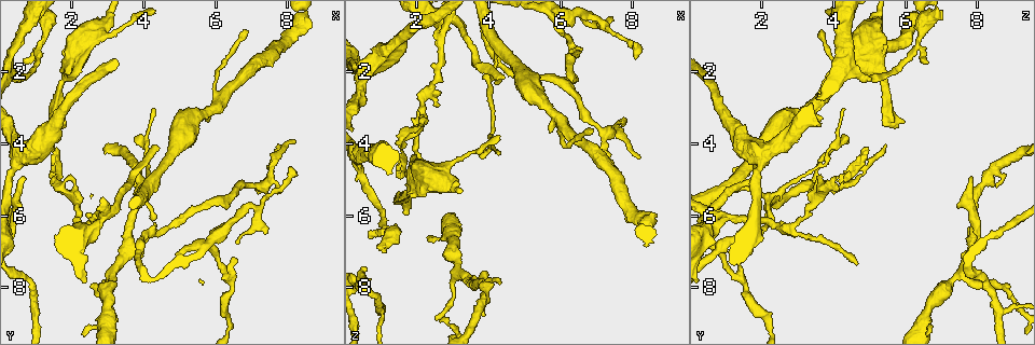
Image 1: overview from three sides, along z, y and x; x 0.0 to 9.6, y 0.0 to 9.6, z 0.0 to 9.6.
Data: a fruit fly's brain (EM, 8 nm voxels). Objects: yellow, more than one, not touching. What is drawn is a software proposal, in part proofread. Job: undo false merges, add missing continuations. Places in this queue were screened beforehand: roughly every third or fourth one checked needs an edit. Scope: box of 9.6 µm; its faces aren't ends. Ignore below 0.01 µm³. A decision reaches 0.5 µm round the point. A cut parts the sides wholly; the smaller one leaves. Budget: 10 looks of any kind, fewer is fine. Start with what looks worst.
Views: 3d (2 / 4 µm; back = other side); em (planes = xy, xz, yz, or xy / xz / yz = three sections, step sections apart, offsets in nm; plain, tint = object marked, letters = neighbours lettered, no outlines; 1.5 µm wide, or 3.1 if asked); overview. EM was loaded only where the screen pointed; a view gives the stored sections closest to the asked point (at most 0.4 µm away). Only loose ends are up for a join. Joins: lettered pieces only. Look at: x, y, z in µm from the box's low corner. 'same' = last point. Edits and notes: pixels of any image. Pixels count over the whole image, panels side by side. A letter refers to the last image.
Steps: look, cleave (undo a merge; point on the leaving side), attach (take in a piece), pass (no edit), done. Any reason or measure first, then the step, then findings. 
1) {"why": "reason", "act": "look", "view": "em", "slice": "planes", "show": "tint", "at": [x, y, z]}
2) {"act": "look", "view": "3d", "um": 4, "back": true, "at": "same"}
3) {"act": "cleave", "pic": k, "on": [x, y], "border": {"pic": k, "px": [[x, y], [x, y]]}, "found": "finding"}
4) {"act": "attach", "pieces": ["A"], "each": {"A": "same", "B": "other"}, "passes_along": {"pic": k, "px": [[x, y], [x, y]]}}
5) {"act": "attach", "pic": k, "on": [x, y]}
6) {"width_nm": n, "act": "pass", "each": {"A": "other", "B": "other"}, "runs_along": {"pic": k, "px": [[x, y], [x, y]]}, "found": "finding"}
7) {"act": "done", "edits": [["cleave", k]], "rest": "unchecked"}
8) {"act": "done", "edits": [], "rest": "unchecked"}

{"why": "an open end", "act": "look", "view": "em", "slice": "planes", "show": "letters", "at": [0.75, 4.85, 7.85]}

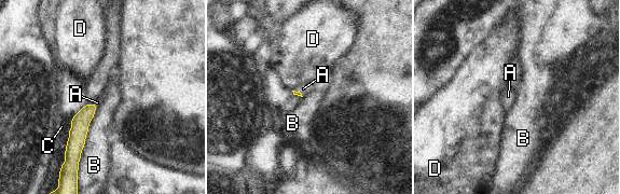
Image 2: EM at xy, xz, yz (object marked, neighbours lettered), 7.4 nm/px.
{"act": "attach", "pieces": ["A"], "each": {"A": "same", "B": "other", "C": "other", "D": "other"}, "found": "the cell continues"}

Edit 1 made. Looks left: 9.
{"why": "branch stops here", "act": "look", "view": "3d", "um": 4, "at": [2.05, 7.35, 4.70]}

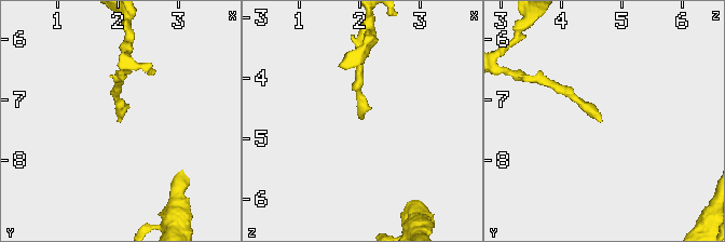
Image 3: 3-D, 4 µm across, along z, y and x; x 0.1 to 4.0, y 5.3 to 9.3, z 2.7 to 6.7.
{"act": "look", "view": "em", "slice": "planes", "show": "letters", "at": [2.05, 7.35, 4.70]}

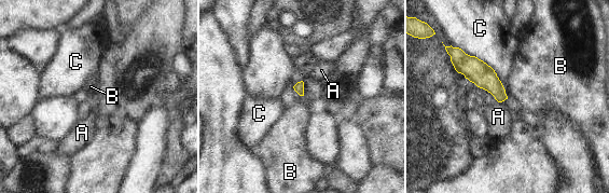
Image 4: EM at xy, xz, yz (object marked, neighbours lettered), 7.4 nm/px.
{"act": "pass", "each": {"A": "other", "B": "other", "C": "other"}, "border": {"pic": 4, "px": [[503, 87], [508, 98]]}, "found": "none of them fits"}

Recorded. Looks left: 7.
{"why": "branch stops here", "act": "look", "view": "em", "slice": "xz", "step": 8, "show": "letters", "at": [7.00, 0.85, 3.65]}

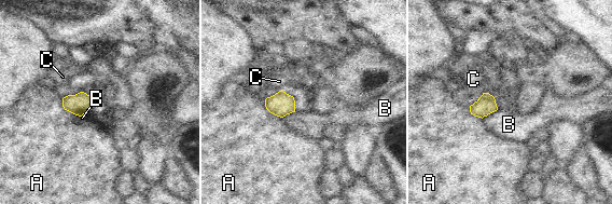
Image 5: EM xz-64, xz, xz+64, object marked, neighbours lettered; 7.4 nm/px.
{"act": "look", "view": "em", "slice": "planes", "show": "letters", "at": "same"}

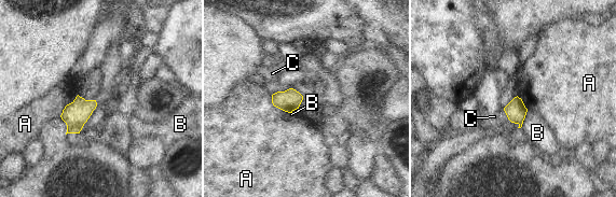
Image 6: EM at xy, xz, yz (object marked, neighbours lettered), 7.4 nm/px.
{"act": "pass", "each": {"A": "other", "B": "other", "C": "other"}, "border": {"pic": 6, "px": [[528, 109], [520, 127]]}, "found": "no lettered piece goes on from it"}

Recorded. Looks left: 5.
{"why": "branch point", "act": "look", "view": "em", "slice": "planes", "show": "plain", "at": [2.15, 6.30, 2.75]}

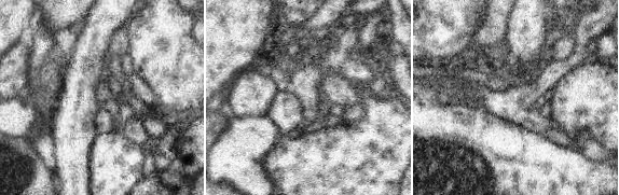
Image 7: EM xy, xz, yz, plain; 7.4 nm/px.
{"act": "look", "view": "em", "slice": "planes", "show": "letters", "at": "same"}

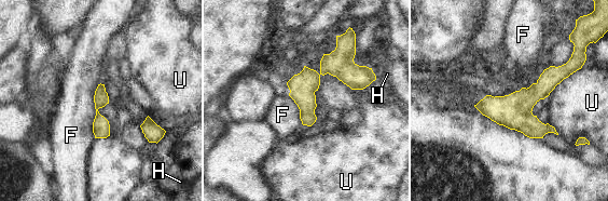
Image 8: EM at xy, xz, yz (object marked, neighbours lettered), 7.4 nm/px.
{"longest_contact_nm": ["F", 420], "act": "pass", "each": {"F": "other", "H": "other", "U": "other"}, "border": {"pic": 8, "px": [[100, 83], [94, 95], [95, 137]]}, "found": "continuous, no second cell"}

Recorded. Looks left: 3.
{"act": "done", "edits": [["attach", 2]], "rest": "unchecked"}

